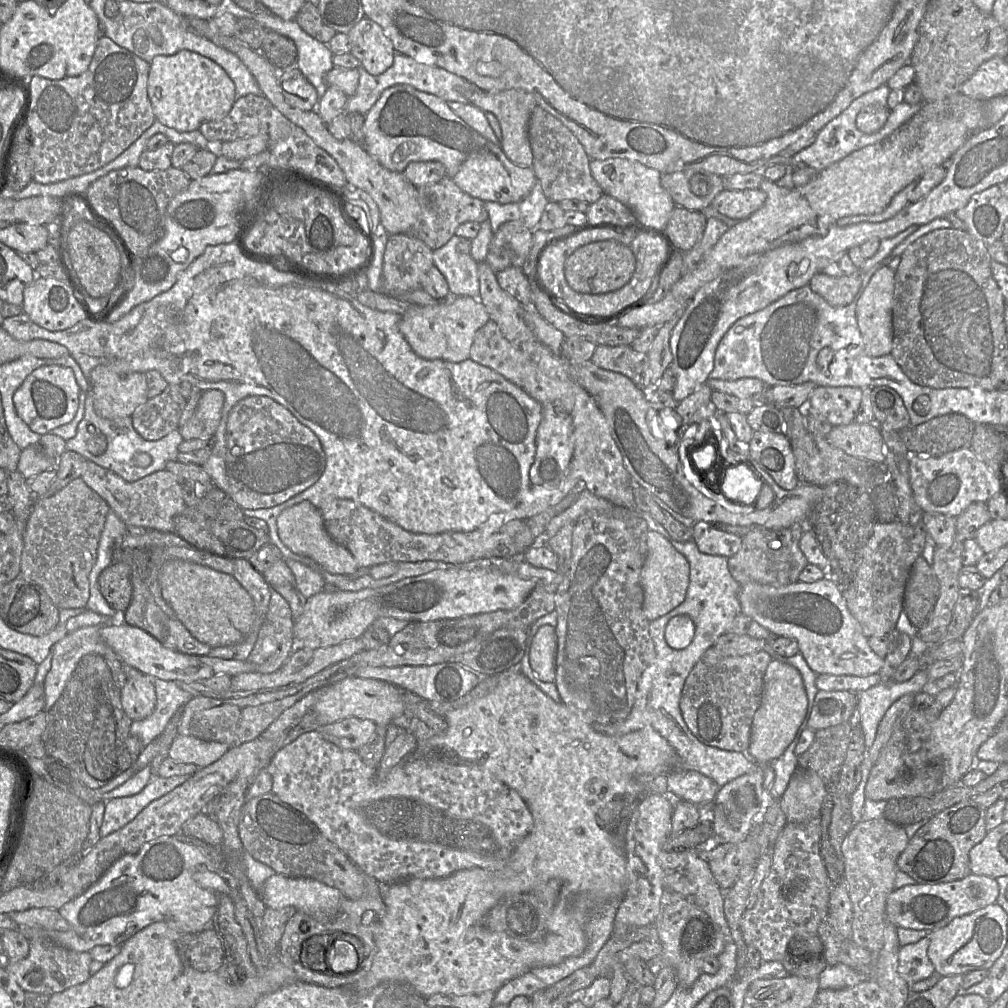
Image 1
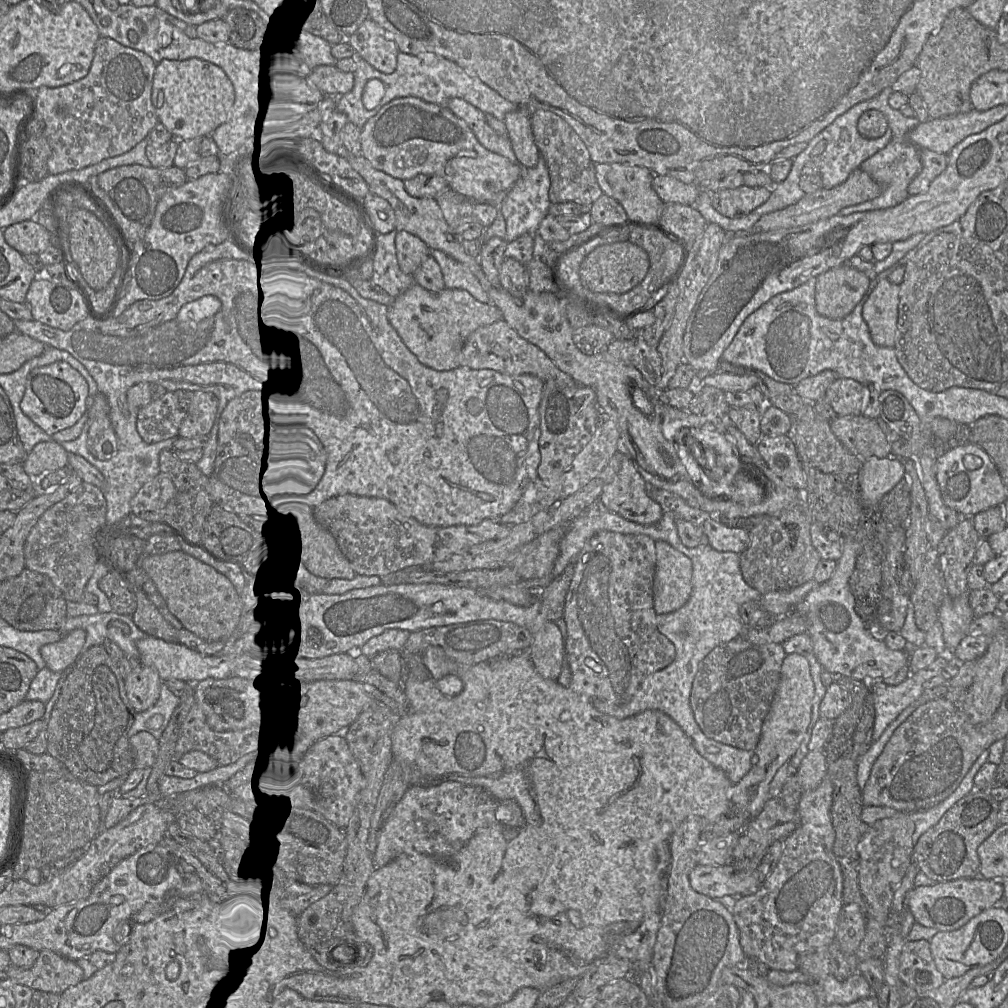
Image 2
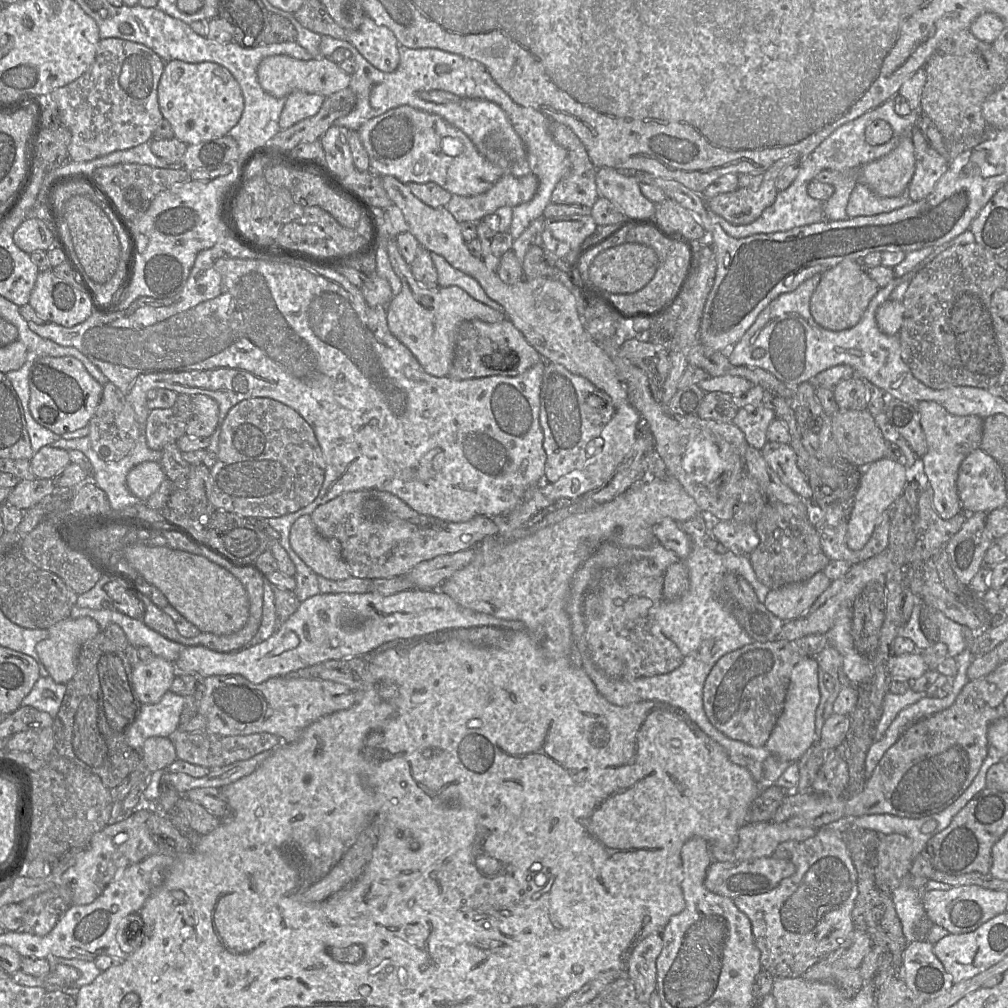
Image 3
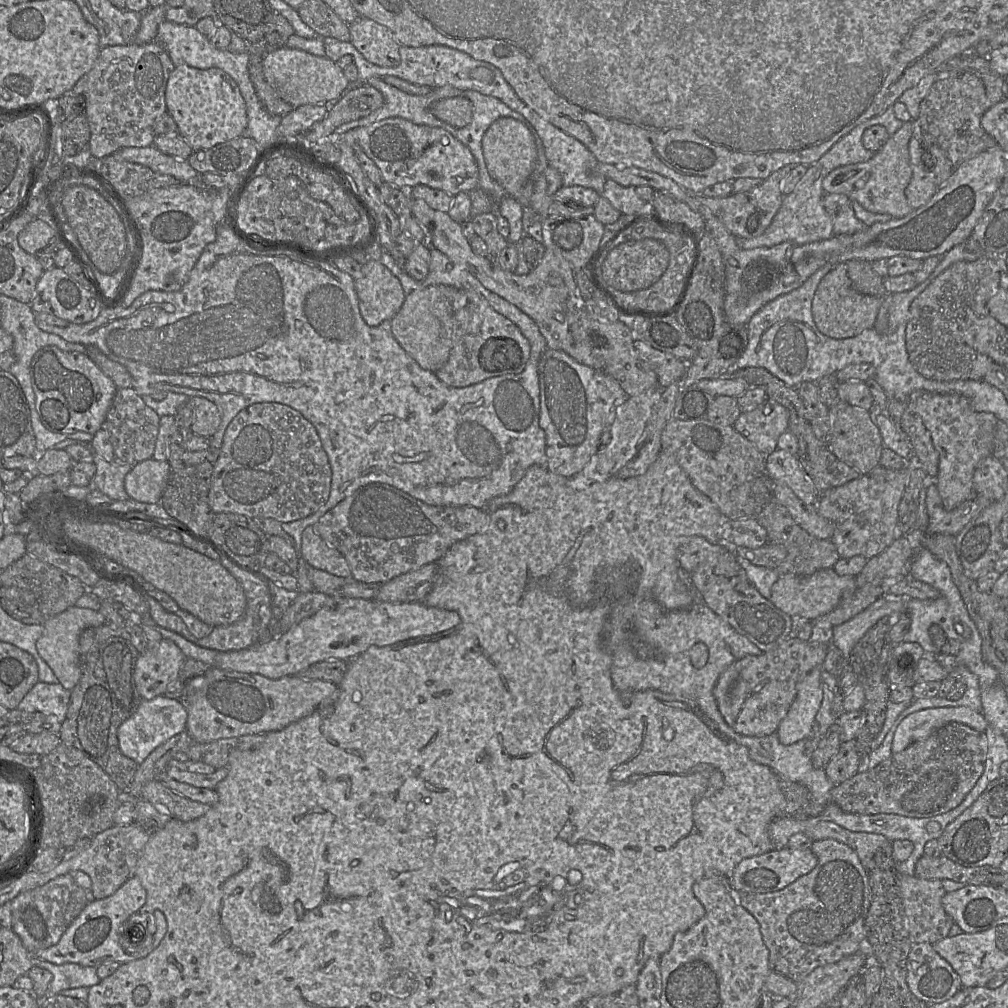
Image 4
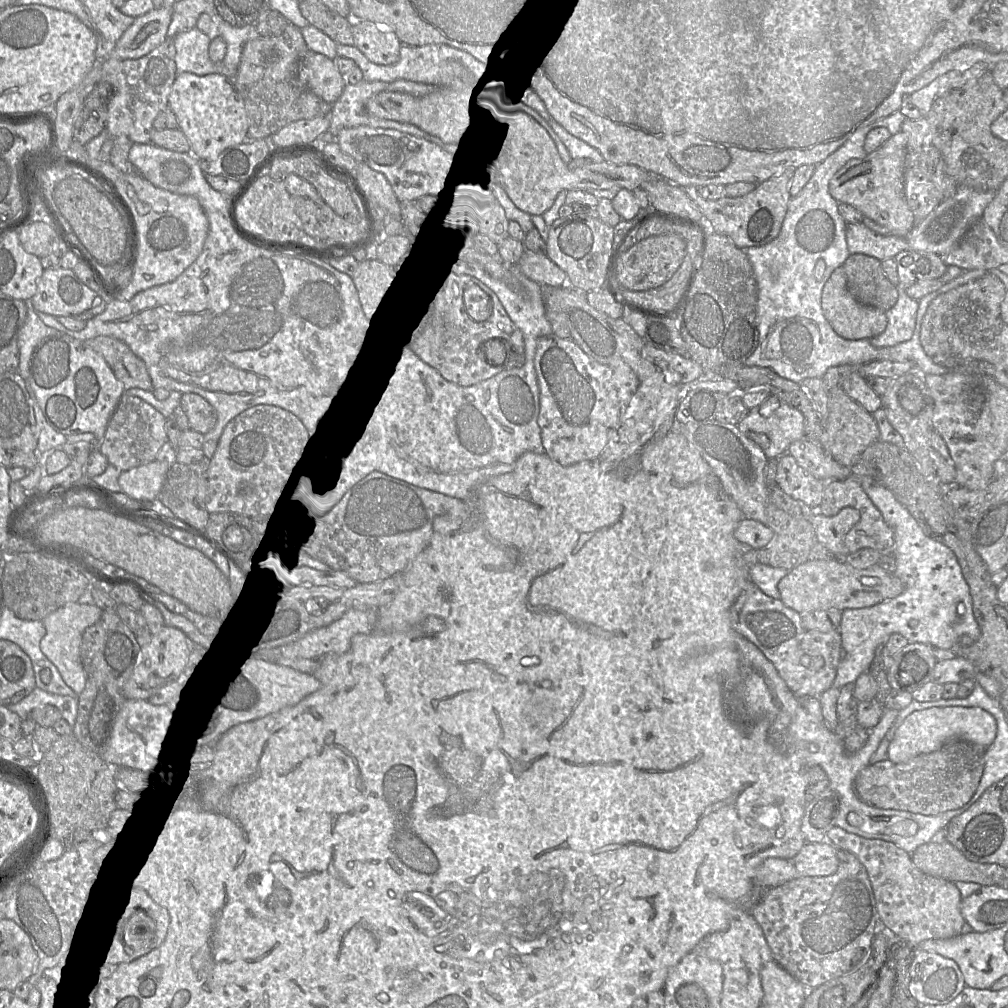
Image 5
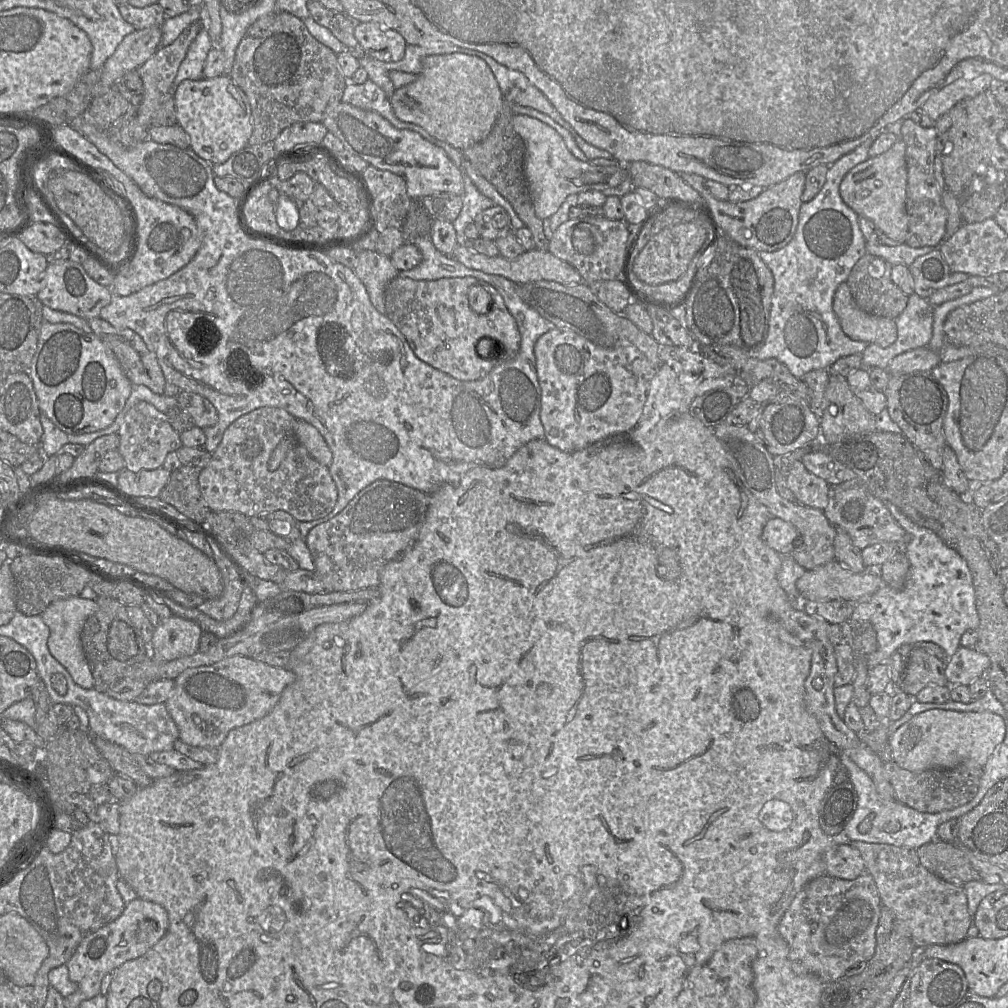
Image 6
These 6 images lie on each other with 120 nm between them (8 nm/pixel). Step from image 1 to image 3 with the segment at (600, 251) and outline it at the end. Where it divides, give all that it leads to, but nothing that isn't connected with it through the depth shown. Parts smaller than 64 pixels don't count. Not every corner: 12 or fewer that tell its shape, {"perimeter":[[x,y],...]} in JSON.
{"perimeter":[[623,243],[600,252],[589,283],[631,294],[654,277],[649,246]]}

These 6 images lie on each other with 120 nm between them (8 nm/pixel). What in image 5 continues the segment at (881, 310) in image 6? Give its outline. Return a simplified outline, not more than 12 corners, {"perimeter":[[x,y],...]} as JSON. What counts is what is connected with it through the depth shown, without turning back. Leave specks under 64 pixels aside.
{"perimeter":[[853,253],[843,267],[860,304],[885,312],[900,289],[880,260]]}

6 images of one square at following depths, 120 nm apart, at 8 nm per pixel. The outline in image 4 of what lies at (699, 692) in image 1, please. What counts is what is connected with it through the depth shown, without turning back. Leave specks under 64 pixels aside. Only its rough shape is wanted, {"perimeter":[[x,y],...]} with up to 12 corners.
{"perimeter":[[792,635],[734,661],[713,695],[744,736],[777,731],[828,644]]}

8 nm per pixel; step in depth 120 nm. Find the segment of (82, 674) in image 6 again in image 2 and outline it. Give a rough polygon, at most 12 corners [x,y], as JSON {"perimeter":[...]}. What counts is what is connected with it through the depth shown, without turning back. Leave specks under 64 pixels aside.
{"perimeter":[[79,628],[42,646],[46,667],[60,674],[80,657],[86,631]]}

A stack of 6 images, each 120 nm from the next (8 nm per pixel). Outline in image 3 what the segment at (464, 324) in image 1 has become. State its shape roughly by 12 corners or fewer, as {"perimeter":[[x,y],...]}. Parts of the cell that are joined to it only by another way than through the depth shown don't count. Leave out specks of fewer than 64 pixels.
{"perimeter":[[396,238],[387,239],[402,289],[388,329],[423,370],[446,377],[461,323],[505,313],[457,286],[424,288]]}

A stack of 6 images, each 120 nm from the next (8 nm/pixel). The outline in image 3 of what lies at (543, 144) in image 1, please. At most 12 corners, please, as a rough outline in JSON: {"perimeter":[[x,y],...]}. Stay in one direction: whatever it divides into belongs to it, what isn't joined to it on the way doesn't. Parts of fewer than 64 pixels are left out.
{"perimeter":[[549,120],[568,154],[569,170],[551,203],[592,207],[600,196],[596,168],[580,139]]}

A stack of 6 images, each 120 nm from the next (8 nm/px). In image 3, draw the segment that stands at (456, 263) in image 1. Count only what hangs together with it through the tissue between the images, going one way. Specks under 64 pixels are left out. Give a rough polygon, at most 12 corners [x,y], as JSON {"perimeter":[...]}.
{"perimeter":[[430,255],[439,287],[460,287],[474,300],[502,312],[474,278]]}

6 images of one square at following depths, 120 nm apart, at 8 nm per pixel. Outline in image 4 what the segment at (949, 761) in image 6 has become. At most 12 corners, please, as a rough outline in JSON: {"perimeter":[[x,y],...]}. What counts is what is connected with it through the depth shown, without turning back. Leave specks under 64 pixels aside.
{"perimeter":[[967,707],[928,708],[898,725],[892,753],[957,722],[985,733],[988,722]]}

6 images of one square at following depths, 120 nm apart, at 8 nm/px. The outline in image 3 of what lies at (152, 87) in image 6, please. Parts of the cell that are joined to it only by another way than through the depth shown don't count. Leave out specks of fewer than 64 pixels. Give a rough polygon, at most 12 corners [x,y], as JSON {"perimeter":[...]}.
{"perimeter":[[100,39],[95,60],[49,94],[70,161],[152,140],[165,64]]}

